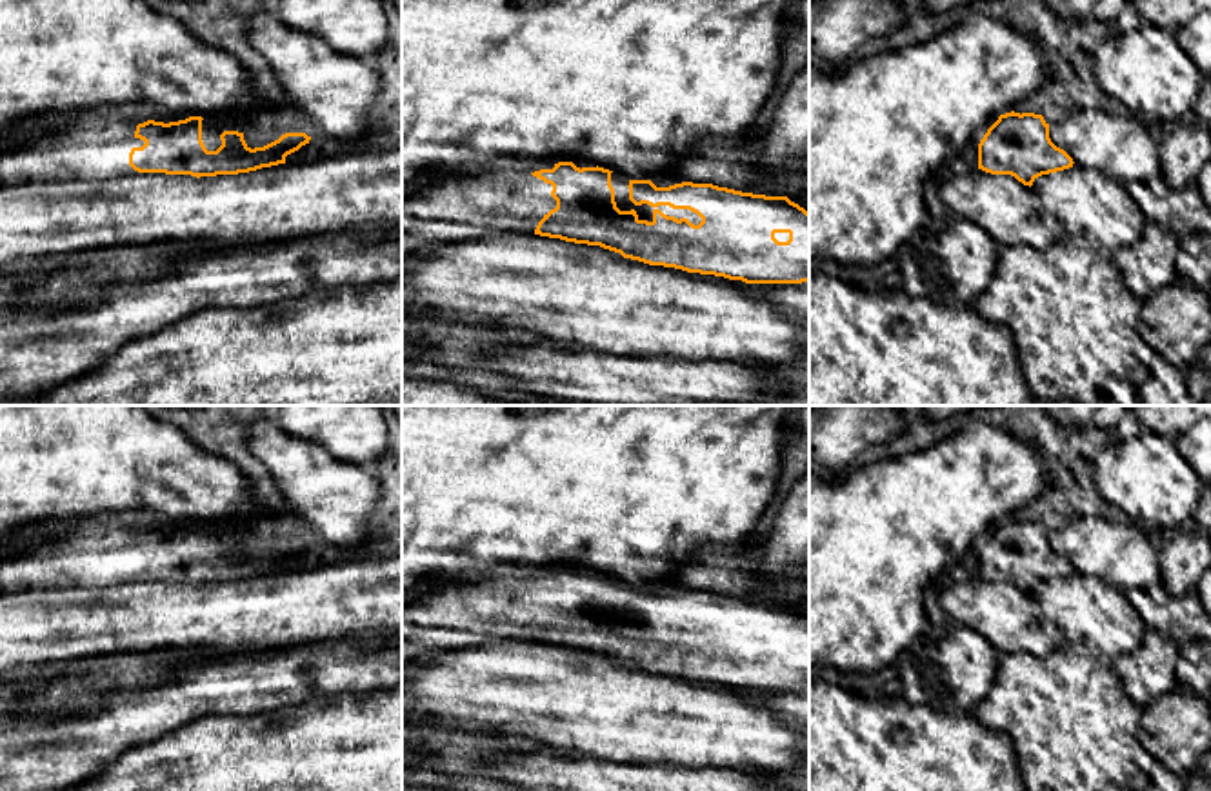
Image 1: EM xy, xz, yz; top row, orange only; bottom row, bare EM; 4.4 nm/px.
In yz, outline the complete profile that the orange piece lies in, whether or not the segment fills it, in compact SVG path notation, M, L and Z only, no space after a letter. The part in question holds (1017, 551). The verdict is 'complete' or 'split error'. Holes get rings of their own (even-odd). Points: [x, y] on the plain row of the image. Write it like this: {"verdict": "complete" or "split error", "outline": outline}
{"verdict": "split error", "outline": "M1006 520L987 527L971 546L978 576L1011 582L1024 593L1049 580L1073 575L1073 566L1049 546L1049 531L1035 520Z"}

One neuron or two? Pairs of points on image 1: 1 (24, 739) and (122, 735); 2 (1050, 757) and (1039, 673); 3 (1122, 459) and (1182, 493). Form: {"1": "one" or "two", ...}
{"1": "one", "2": "one", "3": "one"}

